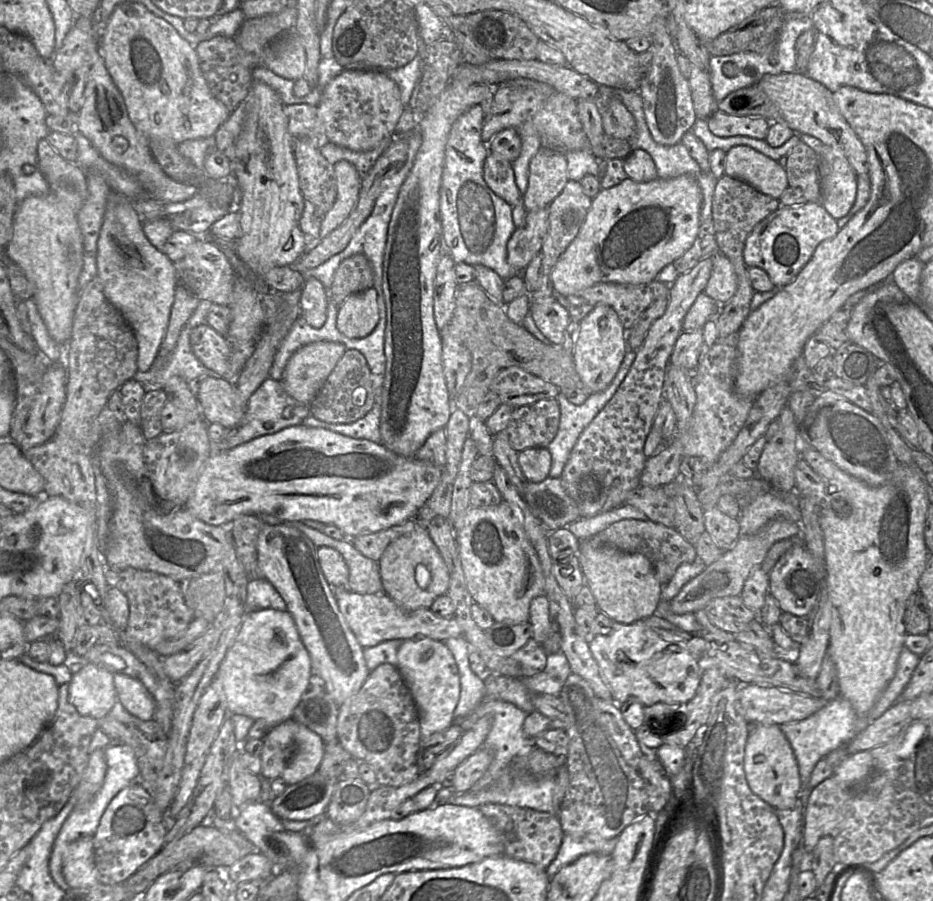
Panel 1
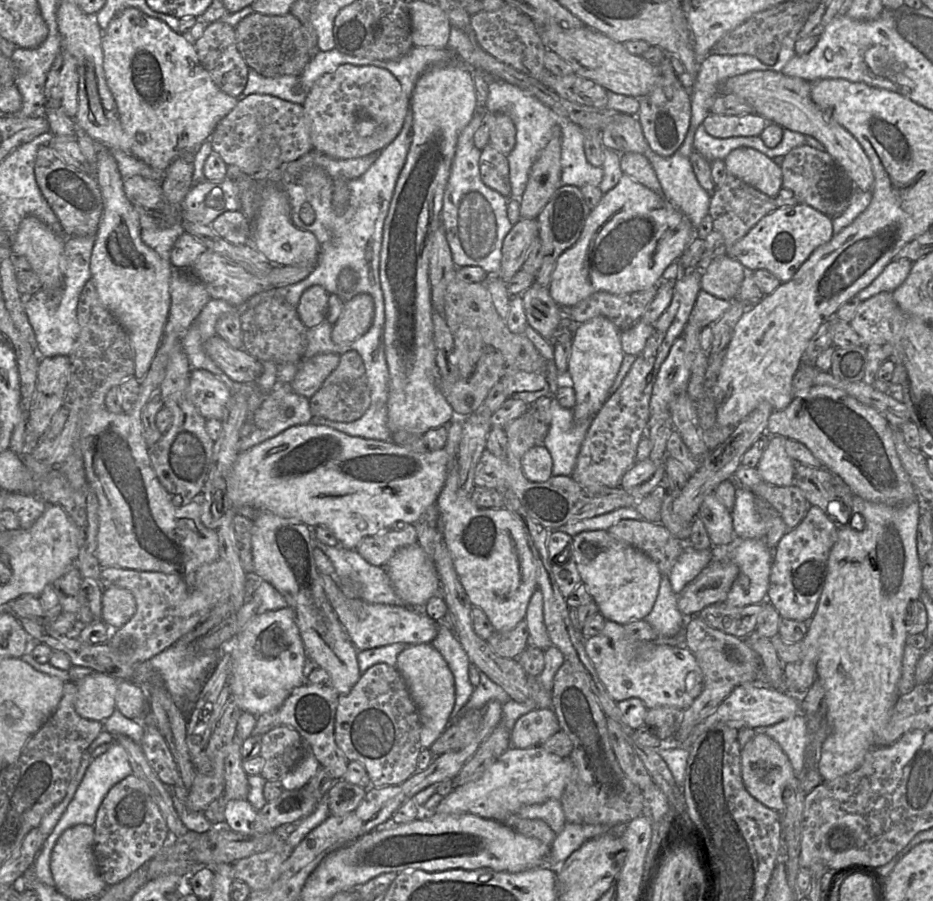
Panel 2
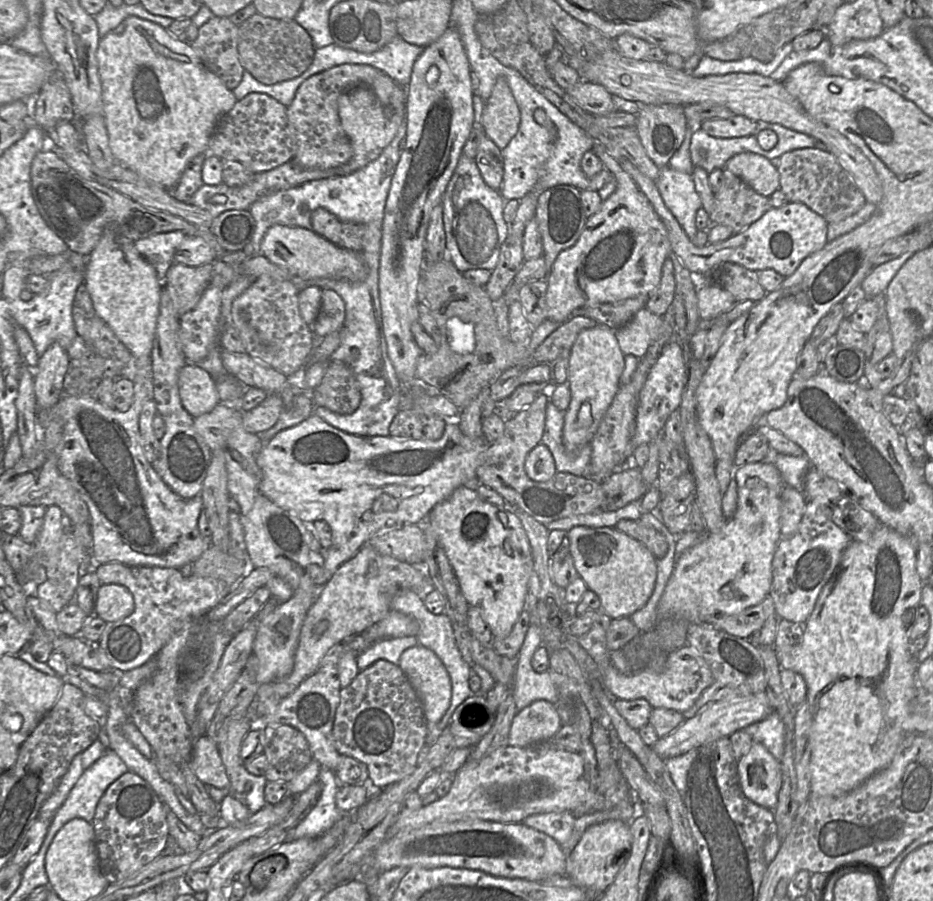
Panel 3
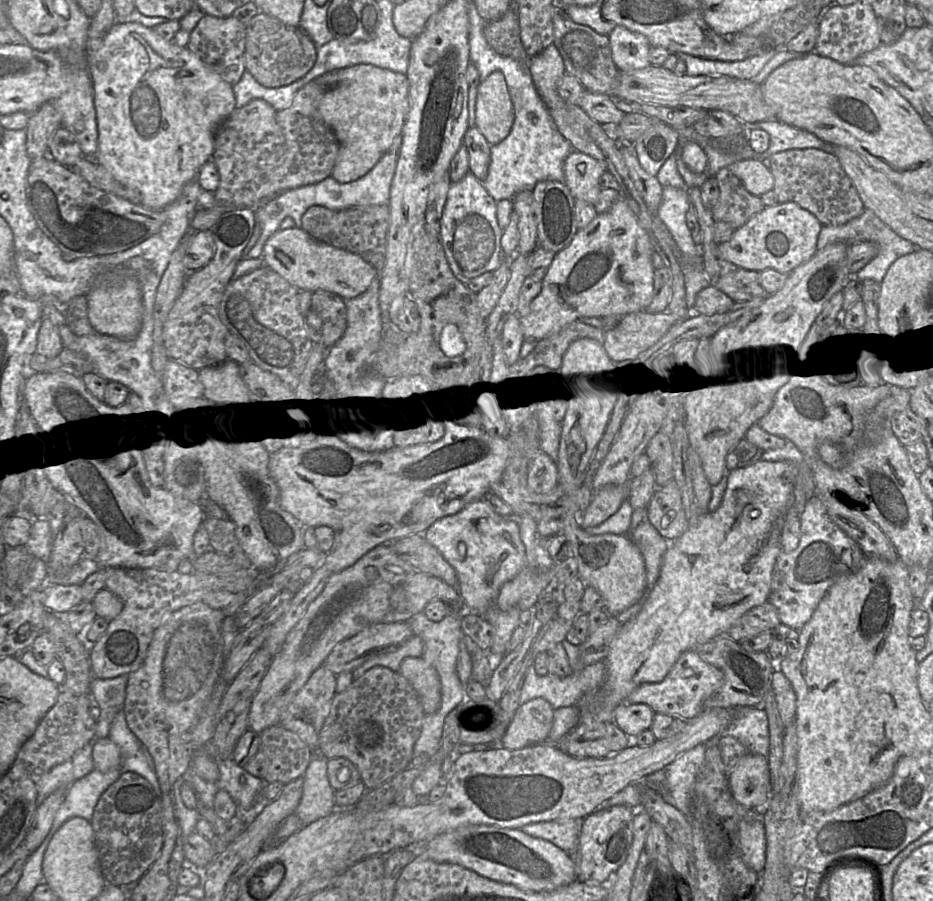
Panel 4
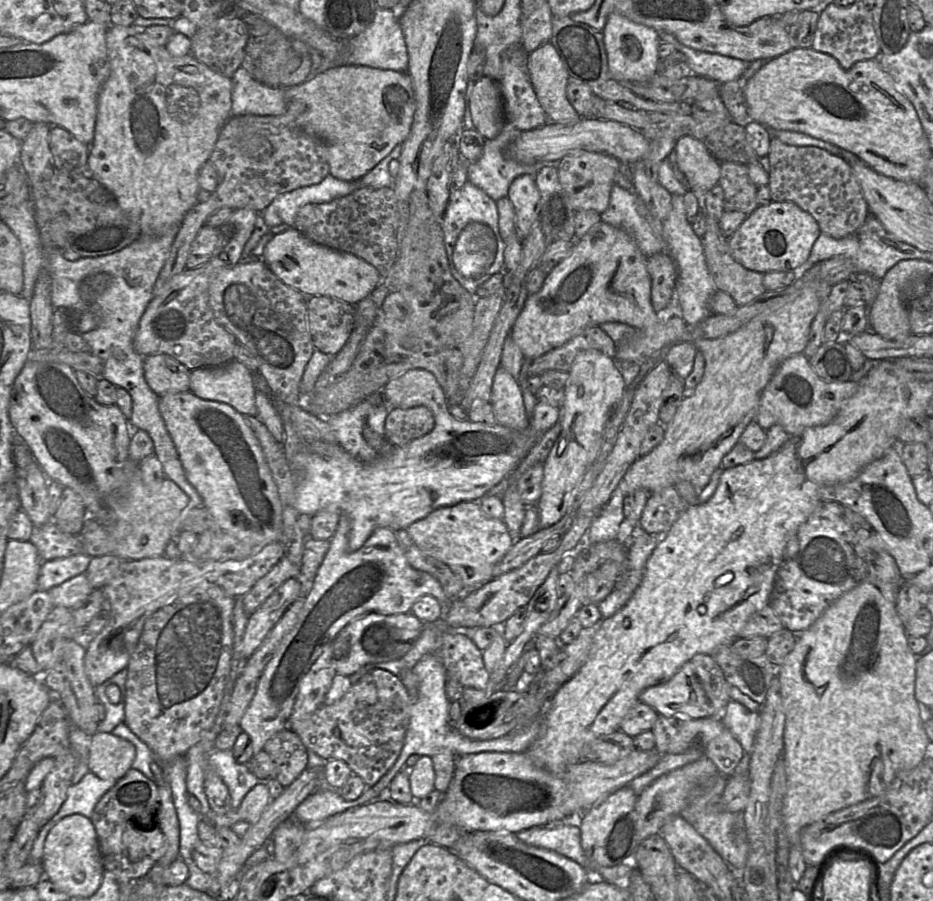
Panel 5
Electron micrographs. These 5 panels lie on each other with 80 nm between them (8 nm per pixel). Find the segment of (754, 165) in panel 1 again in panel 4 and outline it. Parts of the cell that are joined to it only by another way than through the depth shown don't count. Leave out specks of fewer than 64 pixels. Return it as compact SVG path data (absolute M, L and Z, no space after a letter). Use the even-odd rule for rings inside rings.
M755 159L739 160L730 164L729 169L743 183L744 187L753 195L762 194L773 189L774 177L770 169Z

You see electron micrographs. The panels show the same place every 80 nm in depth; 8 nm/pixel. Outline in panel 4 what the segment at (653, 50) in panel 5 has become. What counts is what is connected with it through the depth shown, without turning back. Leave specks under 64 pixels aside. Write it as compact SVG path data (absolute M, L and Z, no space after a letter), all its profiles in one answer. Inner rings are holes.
M616 26L607 36L613 62L619 71L638 70L651 65L651 45L644 35Z

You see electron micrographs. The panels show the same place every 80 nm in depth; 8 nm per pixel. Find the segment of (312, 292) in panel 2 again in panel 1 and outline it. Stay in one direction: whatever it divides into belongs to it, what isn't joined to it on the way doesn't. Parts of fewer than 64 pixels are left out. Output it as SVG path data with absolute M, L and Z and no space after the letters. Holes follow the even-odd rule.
M314 277L308 278L302 287L300 315L314 328L320 328L325 322L328 292L328 289Z

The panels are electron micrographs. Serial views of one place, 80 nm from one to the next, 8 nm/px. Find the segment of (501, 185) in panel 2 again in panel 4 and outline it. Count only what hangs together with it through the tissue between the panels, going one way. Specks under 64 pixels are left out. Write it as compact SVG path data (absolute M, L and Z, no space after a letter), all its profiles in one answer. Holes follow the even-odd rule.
M471 127L464 134L462 146L468 153L470 172L483 181L488 174L491 144L478 128Z

